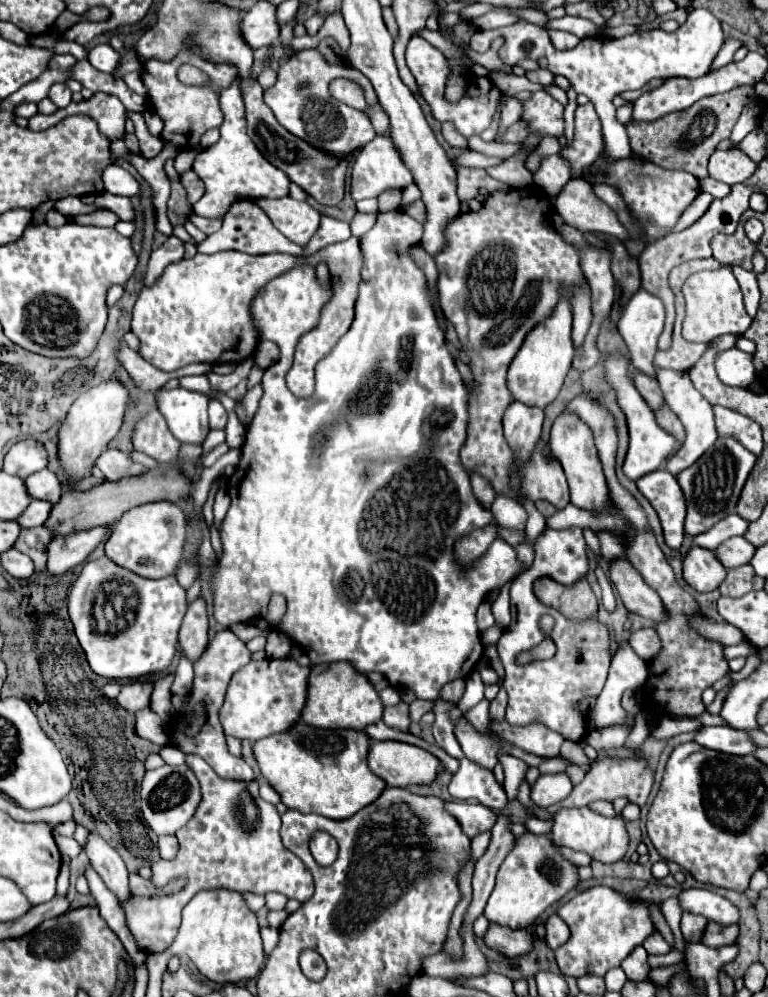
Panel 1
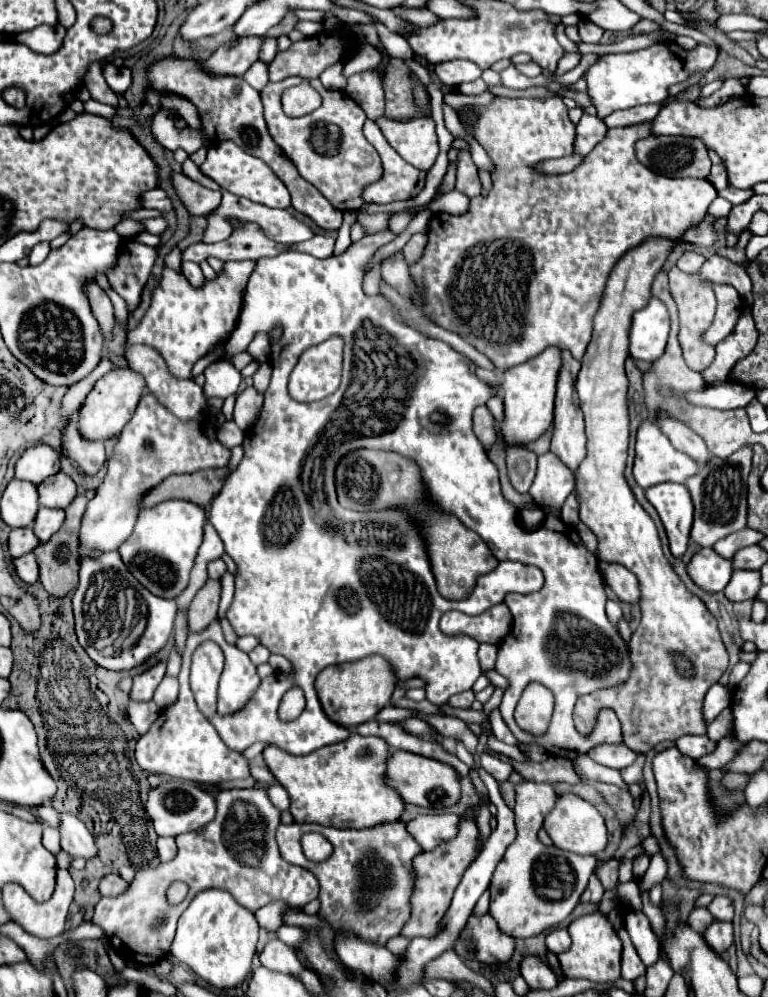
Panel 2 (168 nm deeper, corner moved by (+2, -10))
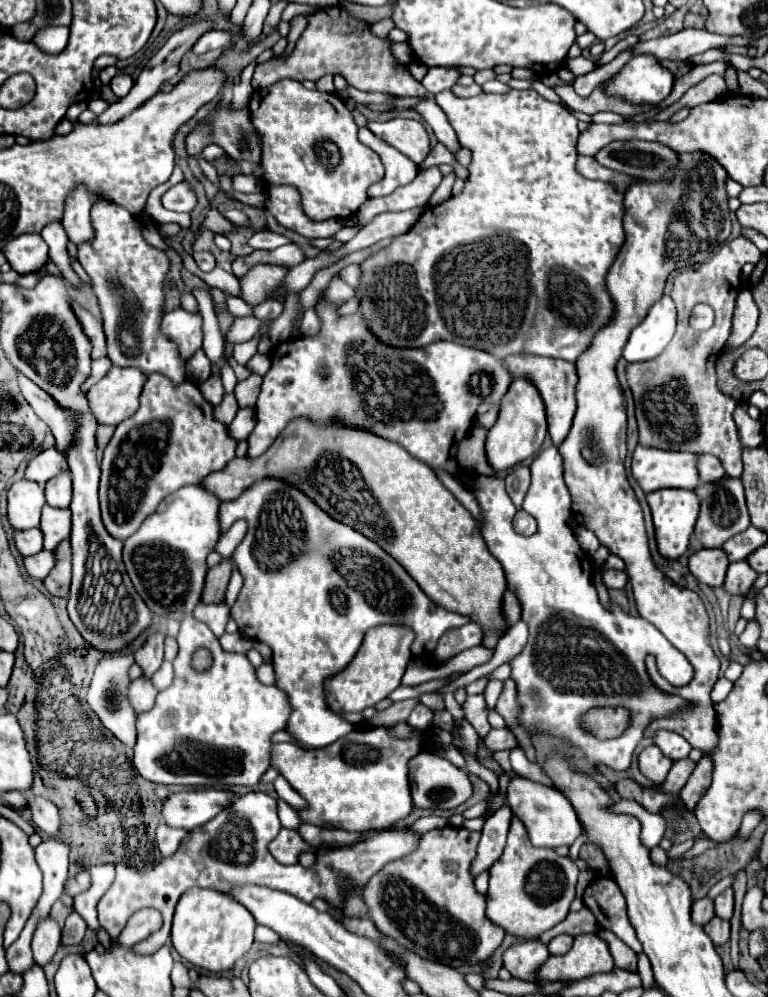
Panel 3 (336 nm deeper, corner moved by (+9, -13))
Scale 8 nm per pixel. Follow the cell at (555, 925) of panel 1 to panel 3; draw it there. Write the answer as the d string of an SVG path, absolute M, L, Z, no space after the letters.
M558 935L548 943L550 955L564 955L572 947L572 937L570 935Z

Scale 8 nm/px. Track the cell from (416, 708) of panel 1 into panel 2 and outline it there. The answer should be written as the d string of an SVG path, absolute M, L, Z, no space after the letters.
M467 690L467 692L461 692L461 694L451 696L449 704L451 706L457 706L457 708L469 708L473 700L475 700L475 692L473 690Z

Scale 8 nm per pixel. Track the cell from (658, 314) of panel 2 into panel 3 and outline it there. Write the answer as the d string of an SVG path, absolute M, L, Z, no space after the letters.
M662 295L656 305L650 307L646 319L632 329L624 347L626 361L650 361L658 357L670 343L676 327L676 307L668 295Z

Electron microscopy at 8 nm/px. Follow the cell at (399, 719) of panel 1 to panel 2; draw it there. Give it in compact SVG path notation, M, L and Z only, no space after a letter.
M419 718L403 720L403 722L401 722L401 726L403 726L407 732L411 732L411 734L431 734L431 732L437 732L431 724L427 724L427 722L419 720Z

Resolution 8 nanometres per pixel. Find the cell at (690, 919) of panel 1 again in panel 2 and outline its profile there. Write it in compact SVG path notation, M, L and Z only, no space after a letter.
M695 908L691 914L689 914L689 926L691 928L695 928L697 932L705 932L705 928L707 928L707 924L711 924L711 920L713 920L713 916L711 916L711 912L707 910L707 908Z

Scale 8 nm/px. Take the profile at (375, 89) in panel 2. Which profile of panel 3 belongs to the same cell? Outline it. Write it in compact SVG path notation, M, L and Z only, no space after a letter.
M324 7L308 13L308 27L296 41L294 49L286 57L274 57L256 65L252 87L262 89L278 79L290 77L296 81L318 81L322 75L342 75L348 85L360 91L378 91L394 97L422 97L426 89L416 81L404 65L400 65L390 53L390 41L378 39L370 33L370 27L348 15L344 7Z

